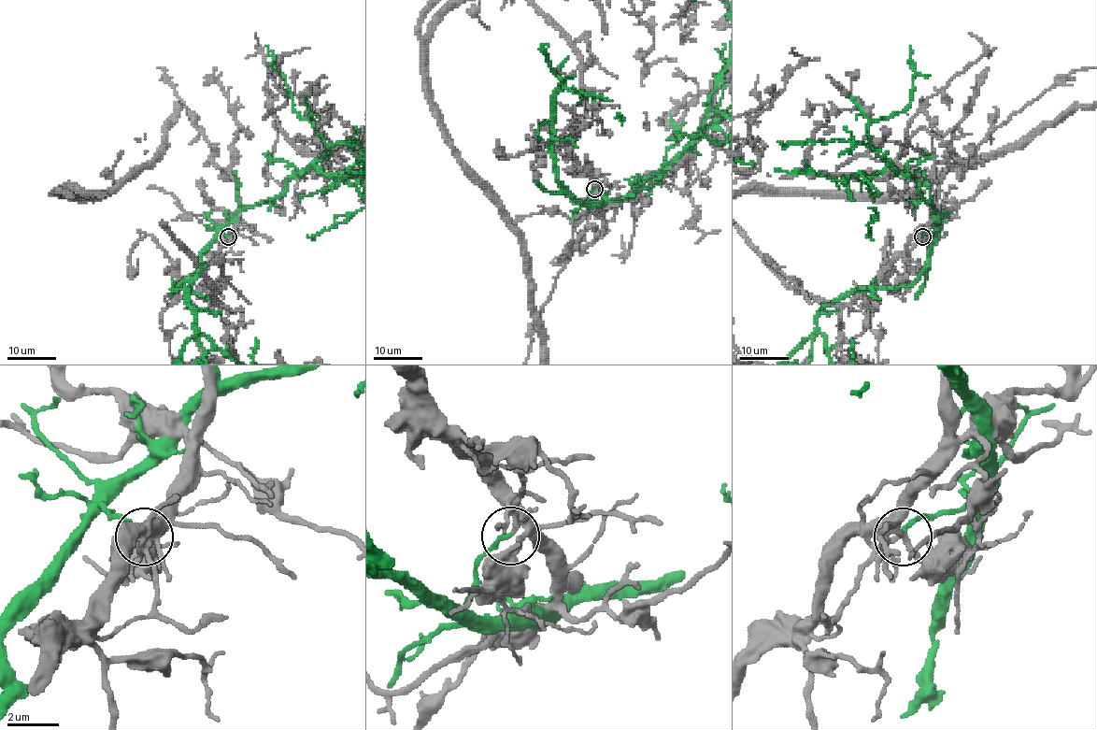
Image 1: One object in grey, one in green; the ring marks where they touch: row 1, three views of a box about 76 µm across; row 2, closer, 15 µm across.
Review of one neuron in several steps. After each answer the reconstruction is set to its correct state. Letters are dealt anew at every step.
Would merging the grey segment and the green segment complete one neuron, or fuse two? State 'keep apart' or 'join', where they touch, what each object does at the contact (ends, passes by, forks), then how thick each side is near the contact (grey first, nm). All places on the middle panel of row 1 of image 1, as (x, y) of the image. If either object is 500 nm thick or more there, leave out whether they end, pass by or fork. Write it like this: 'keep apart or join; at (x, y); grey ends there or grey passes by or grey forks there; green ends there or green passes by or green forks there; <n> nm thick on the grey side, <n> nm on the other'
keep apart; at (594, 189); grey forks there; green ends there; 190 nm thick on the grey side, 180 nm on the other

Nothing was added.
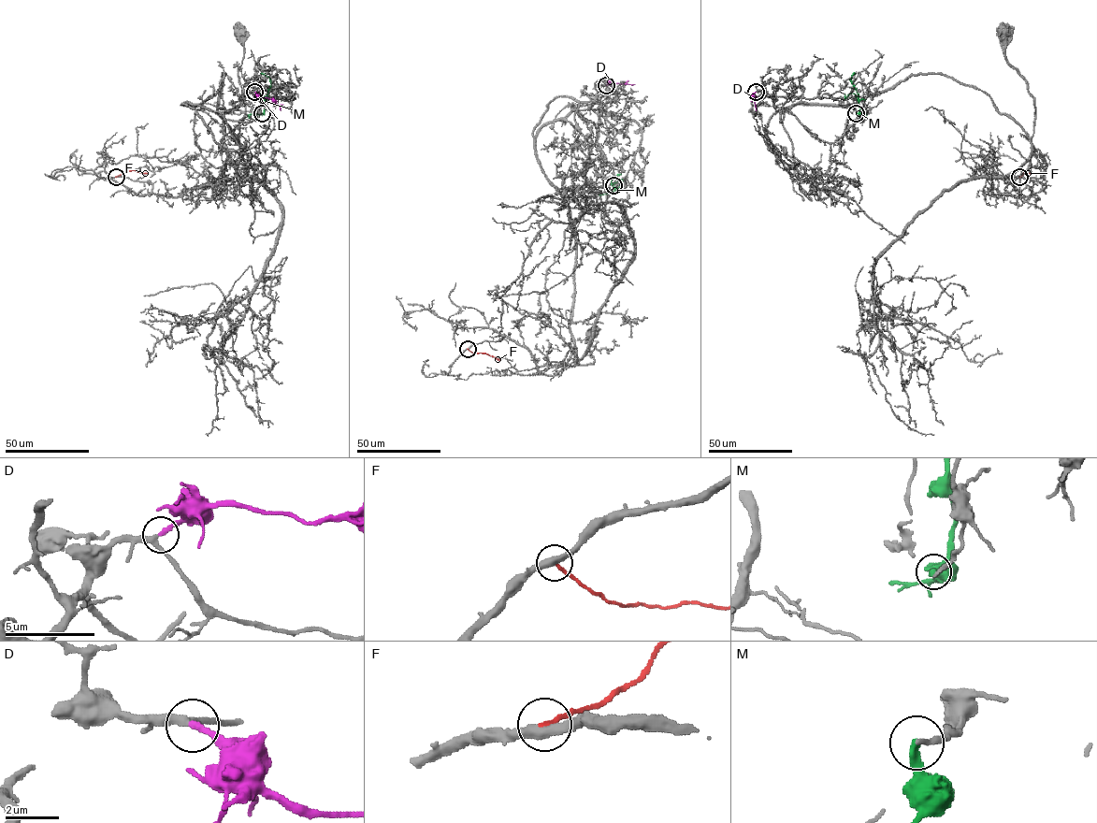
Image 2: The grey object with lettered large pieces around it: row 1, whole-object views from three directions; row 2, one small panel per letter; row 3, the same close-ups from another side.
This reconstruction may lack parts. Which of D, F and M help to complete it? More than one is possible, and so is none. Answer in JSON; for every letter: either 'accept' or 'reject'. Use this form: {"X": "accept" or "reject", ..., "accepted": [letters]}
{"D": "accept", "F": "reject", "M": "reject", "accepted": ["D"]}

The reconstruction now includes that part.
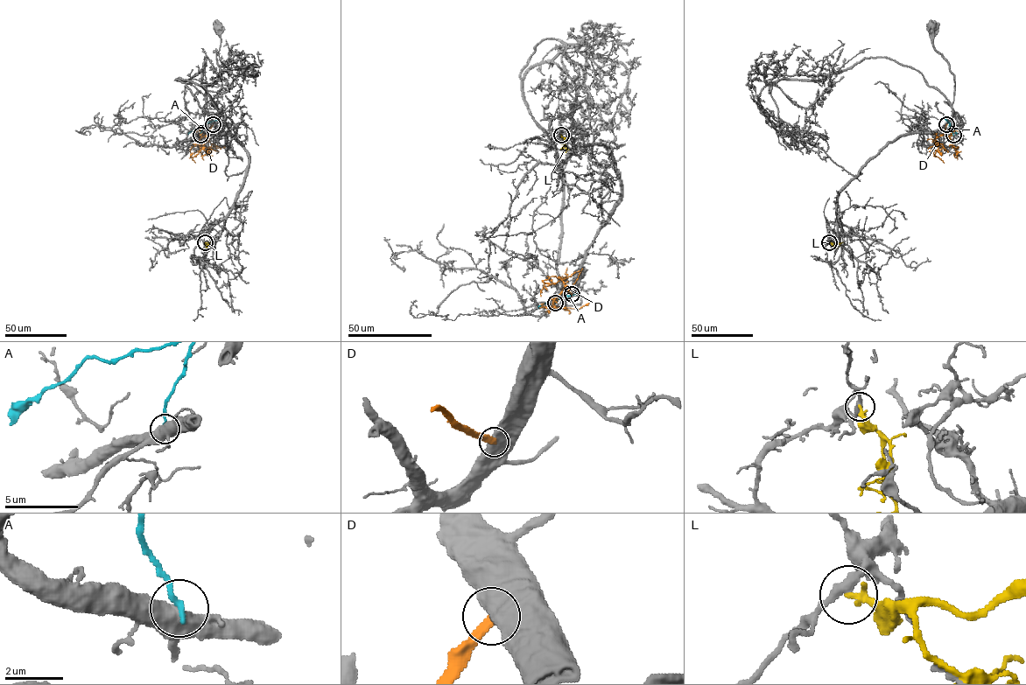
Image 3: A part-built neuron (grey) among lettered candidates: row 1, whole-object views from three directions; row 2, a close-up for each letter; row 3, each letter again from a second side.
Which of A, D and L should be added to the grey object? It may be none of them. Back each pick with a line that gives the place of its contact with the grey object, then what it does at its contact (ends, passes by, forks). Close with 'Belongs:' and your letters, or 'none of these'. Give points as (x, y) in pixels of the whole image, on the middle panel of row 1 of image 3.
Belongs: none of these

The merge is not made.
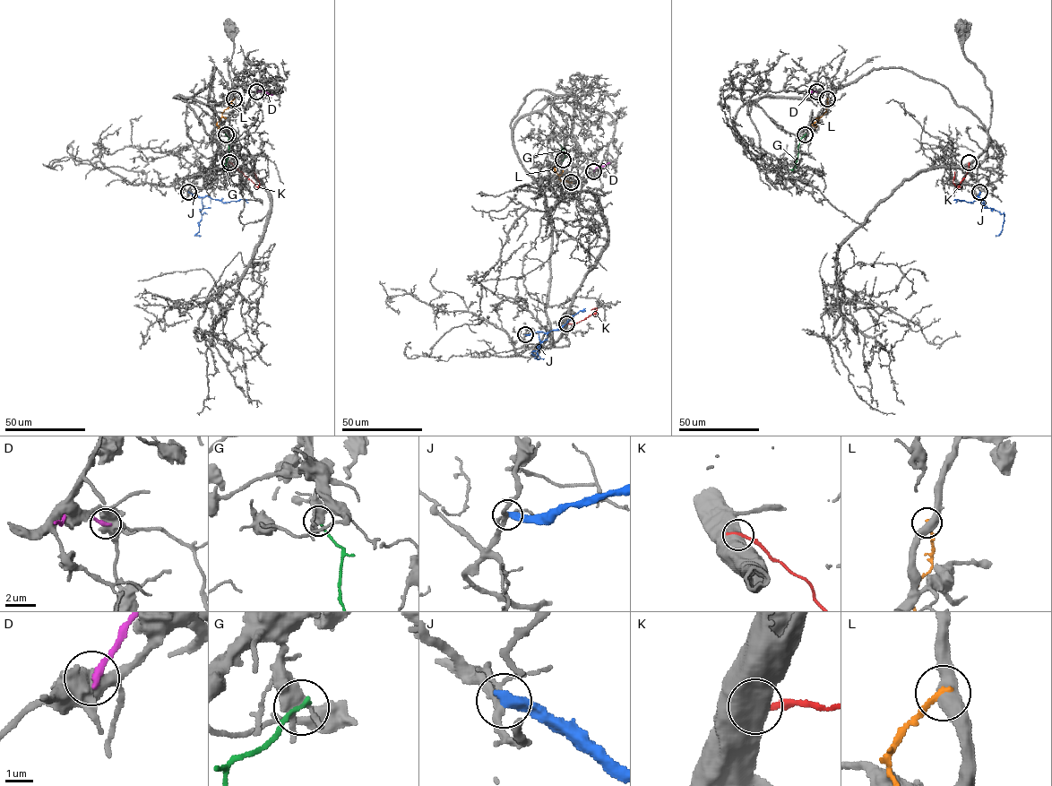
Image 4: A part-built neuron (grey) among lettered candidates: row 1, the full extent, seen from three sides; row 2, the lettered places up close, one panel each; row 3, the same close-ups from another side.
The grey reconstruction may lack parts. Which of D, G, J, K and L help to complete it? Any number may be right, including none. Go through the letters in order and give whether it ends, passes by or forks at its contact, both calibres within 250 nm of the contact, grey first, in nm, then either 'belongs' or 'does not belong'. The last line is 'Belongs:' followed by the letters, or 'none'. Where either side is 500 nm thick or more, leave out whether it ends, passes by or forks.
D: calibres 500 and 280 nm; does not belong
G: it ends; calibres 360 and 190 nm; does not belong
J: it ends; calibres 240 and 440 nm; does not belong
K: calibres 750 and 240 nm; does not belong
L: calibres 500 and 200 nm; does not belong
Belongs: none

